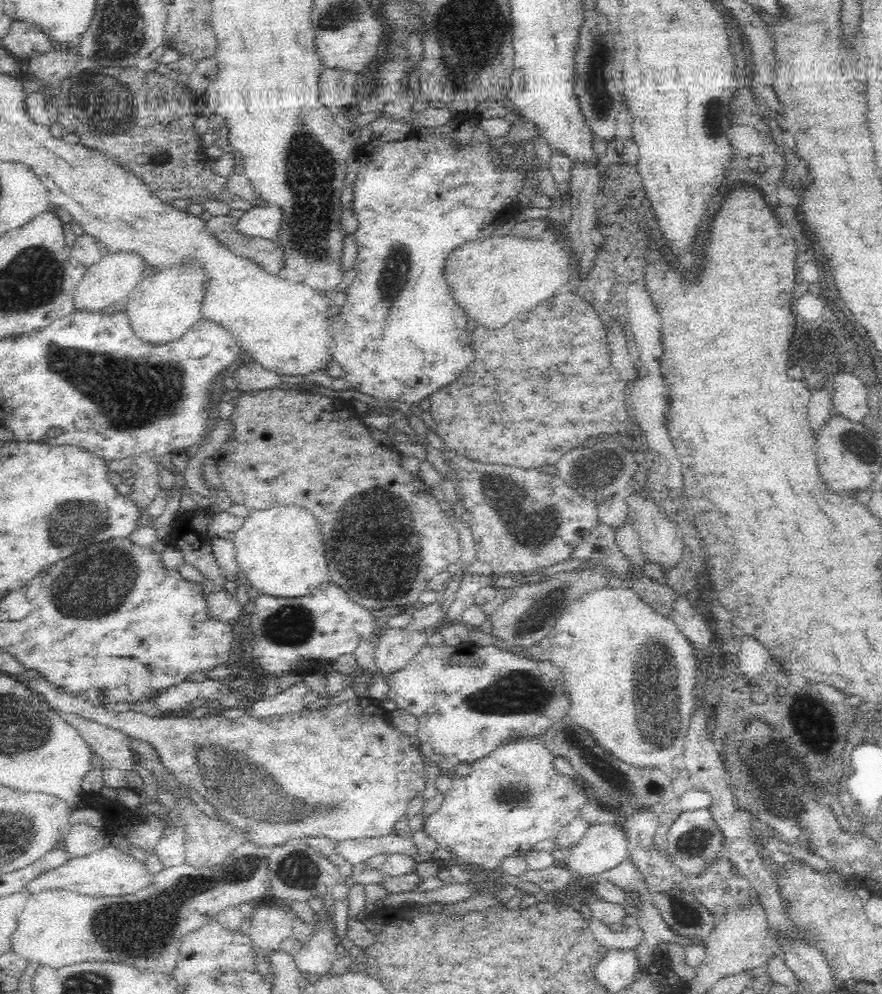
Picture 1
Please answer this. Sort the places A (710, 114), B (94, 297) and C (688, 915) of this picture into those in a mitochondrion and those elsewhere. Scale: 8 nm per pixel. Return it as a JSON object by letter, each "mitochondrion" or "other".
{"A":"mitochondrion","B":"other","C":"mitochondrion"}

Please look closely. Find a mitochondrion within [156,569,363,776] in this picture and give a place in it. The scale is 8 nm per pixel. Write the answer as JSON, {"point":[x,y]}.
{"point":[292,625]}

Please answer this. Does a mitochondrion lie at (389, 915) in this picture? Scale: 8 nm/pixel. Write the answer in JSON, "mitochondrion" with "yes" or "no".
{"mitochondrion":"no"}

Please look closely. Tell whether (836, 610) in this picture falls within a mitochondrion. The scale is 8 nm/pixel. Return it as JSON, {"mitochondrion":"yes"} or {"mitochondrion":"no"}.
{"mitochondrion":"no"}

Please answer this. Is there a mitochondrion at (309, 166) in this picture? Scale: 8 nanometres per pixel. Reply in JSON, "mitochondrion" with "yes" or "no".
{"mitochondrion":"yes"}

